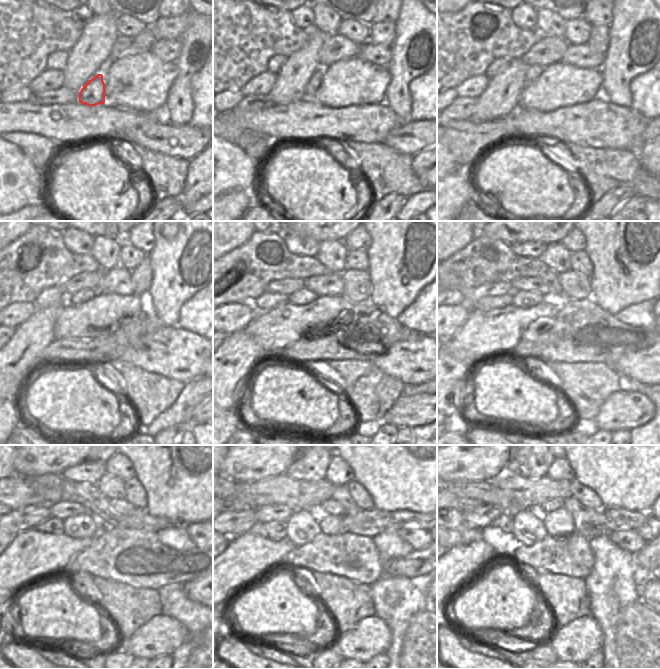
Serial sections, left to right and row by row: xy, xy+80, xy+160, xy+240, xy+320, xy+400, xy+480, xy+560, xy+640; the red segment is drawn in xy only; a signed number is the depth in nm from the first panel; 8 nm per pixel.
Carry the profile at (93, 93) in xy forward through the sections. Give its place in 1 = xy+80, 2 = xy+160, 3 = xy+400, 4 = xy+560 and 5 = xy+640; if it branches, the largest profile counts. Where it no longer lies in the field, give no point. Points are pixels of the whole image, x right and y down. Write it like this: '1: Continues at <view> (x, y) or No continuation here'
1: Continues at xy+80 (314, 83)
2: Continues at xy+160 (533, 72)
3: Continues at xy+400 (523, 299)
4: Continues at xy+560 (303, 527)
5: Continues at xy+640 (528, 527)

